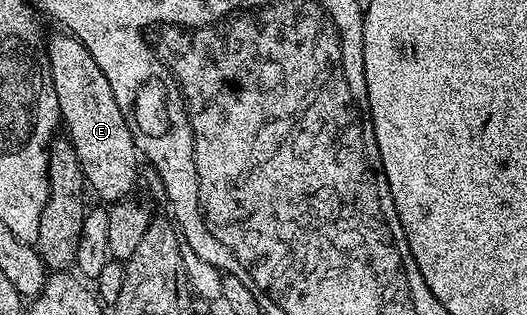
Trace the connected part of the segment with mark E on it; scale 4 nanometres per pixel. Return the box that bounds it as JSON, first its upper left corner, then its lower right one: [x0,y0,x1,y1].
[45,35,140,202]

